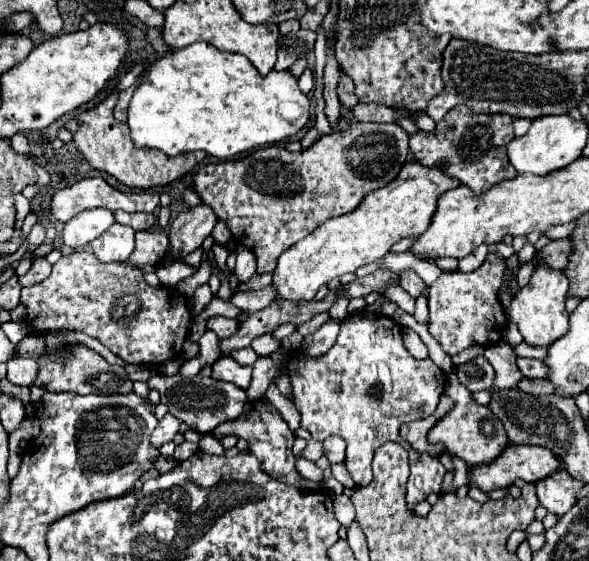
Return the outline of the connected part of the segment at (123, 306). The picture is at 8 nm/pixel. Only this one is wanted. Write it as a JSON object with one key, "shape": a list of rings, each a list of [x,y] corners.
{"shape":[[[75,252],[63,256],[57,264],[53,264],[53,272],[41,284],[23,287],[21,303],[27,306],[27,326],[35,332],[45,330],[81,330],[97,340],[101,340],[113,354],[121,356],[129,364],[163,364],[165,360],[175,358],[183,342],[187,338],[191,326],[191,312],[187,308],[187,296],[183,296],[175,288],[153,288],[145,282],[143,272],[127,262],[103,264],[95,260],[89,252]]]}

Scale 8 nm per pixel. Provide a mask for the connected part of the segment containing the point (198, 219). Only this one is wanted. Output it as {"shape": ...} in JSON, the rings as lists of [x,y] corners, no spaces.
{"shape":[[[199,204],[187,212],[181,212],[169,228],[169,252],[173,258],[181,260],[193,250],[197,250],[203,240],[211,234],[215,226],[215,214],[211,208]]]}

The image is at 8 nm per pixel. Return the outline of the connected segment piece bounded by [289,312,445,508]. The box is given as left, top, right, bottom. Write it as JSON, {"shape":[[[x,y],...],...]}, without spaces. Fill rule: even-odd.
{"shape":[[[365,312],[351,314],[347,320],[343,320],[337,342],[325,356],[307,358],[307,364],[305,360],[297,364],[297,360],[291,358],[289,378],[293,384],[295,406],[301,412],[301,426],[309,430],[315,440],[323,440],[329,436],[341,436],[347,442],[347,458],[344,463],[347,464],[357,486],[367,486],[371,482],[371,460],[373,460],[375,450],[385,442],[399,442],[405,450],[409,450],[409,458],[411,458],[411,478],[407,484],[409,506],[413,508],[415,502],[425,500],[433,492],[435,494],[441,492],[441,482],[445,476],[443,464],[439,462],[437,456],[419,454],[411,448],[407,440],[401,440],[399,426],[403,422],[427,418],[435,412],[439,398],[443,394],[443,388],[445,388],[445,374],[429,358],[415,360],[407,352],[403,338],[401,338],[401,324],[397,324],[393,318],[383,316],[383,314],[379,316],[365,314]]]}

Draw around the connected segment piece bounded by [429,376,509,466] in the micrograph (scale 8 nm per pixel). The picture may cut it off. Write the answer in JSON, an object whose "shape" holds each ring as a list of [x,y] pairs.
{"shape":[[[451,376],[445,388],[445,394],[451,396],[455,400],[455,408],[429,432],[429,442],[443,442],[445,448],[453,454],[457,454],[459,458],[463,458],[467,462],[467,466],[479,466],[479,464],[489,464],[491,460],[495,460],[495,456],[499,456],[499,452],[503,452],[503,448],[507,448],[509,440],[505,434],[503,424],[493,416],[491,410],[487,410],[487,406],[479,406],[471,400],[471,392],[467,388],[463,388],[463,384],[459,384],[457,376]]]}

